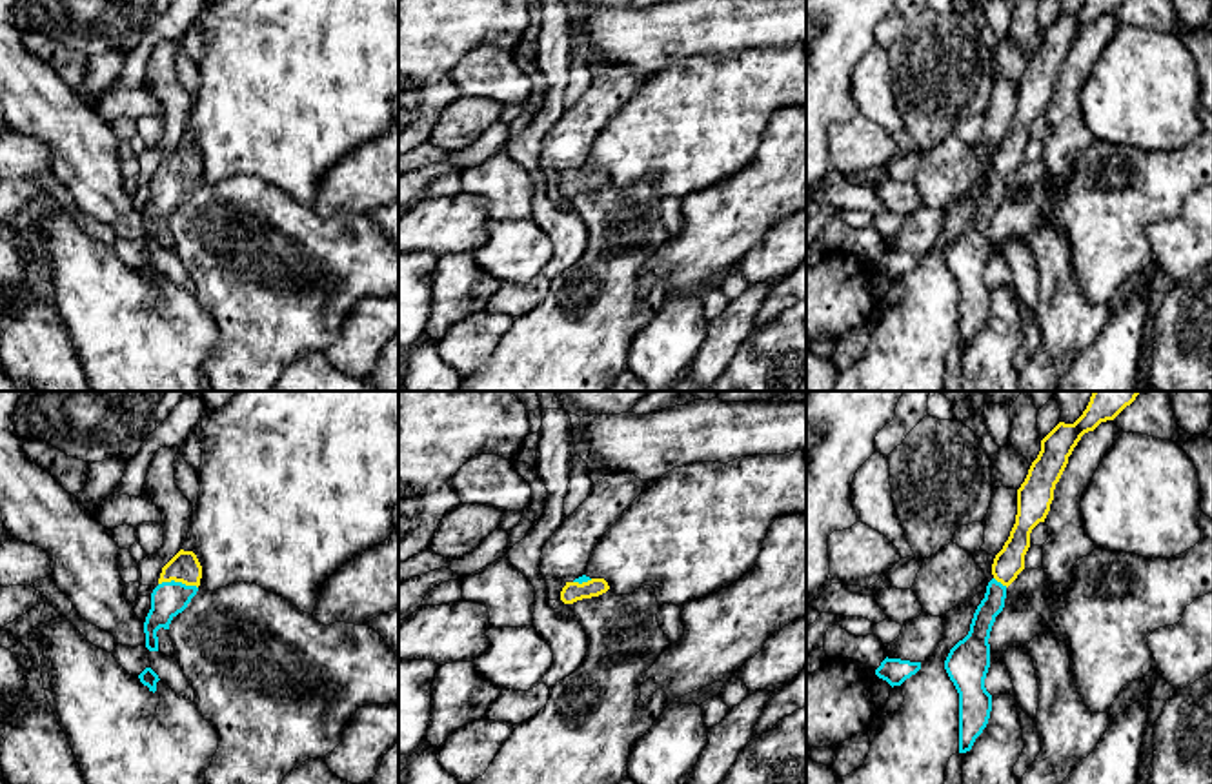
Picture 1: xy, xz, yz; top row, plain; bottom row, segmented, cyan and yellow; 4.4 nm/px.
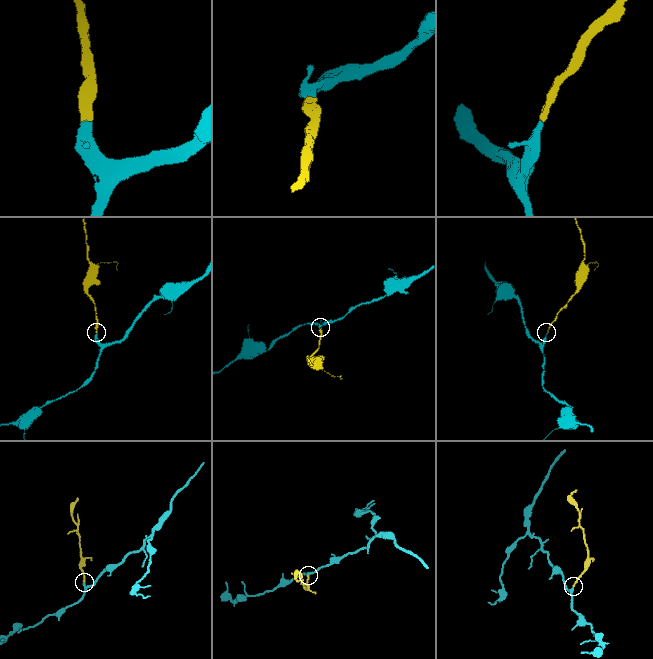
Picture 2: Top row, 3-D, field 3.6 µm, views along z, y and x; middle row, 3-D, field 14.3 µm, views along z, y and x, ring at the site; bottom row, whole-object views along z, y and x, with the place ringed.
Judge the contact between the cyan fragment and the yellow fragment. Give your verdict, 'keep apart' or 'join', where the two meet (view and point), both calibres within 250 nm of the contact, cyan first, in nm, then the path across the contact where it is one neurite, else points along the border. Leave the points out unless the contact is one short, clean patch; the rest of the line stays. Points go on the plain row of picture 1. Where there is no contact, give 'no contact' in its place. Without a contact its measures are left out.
join; contact xy (179, 175); calibres 160 and 140 nm; way xy (168, 191), (179, 175), (184, 159)

